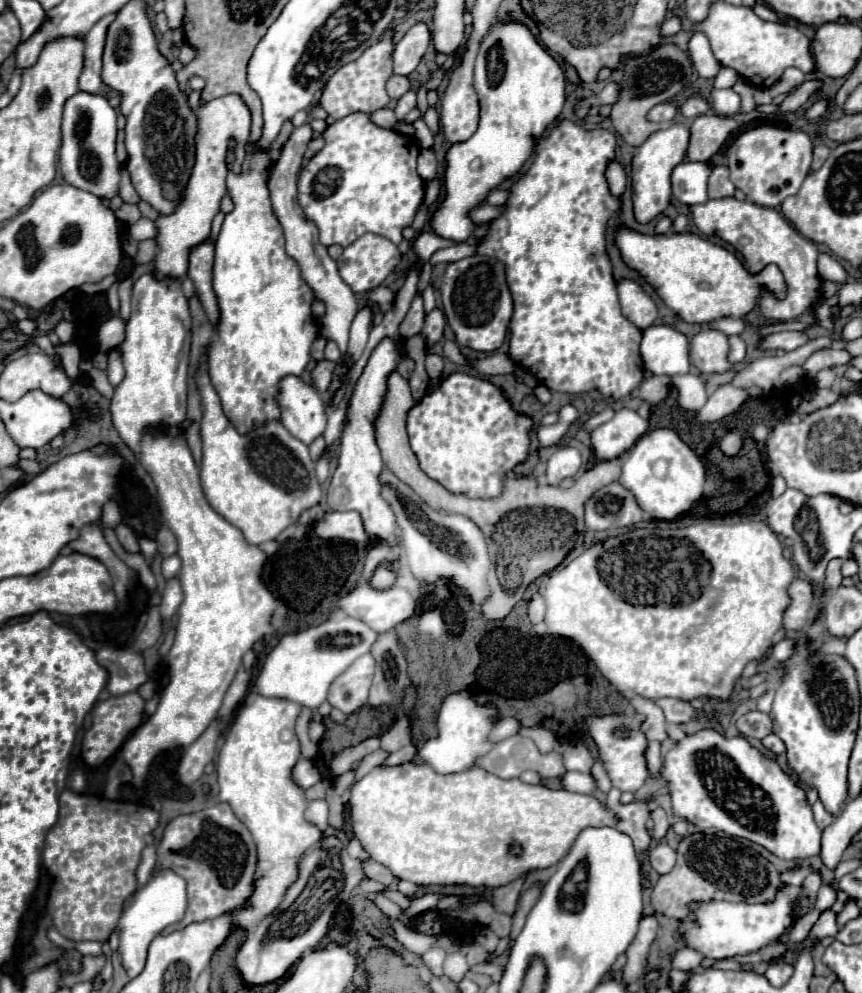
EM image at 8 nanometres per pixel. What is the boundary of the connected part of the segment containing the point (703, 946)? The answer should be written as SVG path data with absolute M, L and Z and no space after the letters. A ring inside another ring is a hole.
M790 887L778 893L776 901L770 905L746 905L746 903L726 903L712 901L706 905L692 905L690 917L682 921L682 933L686 935L686 945L704 953L708 959L726 959L732 955L746 955L770 943L776 943L780 935L790 927L790 909L800 893L800 887Z

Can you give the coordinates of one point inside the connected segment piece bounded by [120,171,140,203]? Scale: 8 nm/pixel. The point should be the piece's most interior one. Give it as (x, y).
(127, 192)

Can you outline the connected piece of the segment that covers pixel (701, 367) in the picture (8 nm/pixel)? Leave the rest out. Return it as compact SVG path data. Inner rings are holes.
M702 329L690 341L690 363L704 375L738 371L740 365L728 359L728 335L716 329Z

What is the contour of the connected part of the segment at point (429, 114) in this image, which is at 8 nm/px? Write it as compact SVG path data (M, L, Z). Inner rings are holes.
M428 107L426 111L424 111L424 115L422 115L422 119L424 119L424 123L428 125L428 129L432 131L432 133L436 133L438 131L438 111L434 109L434 107Z

